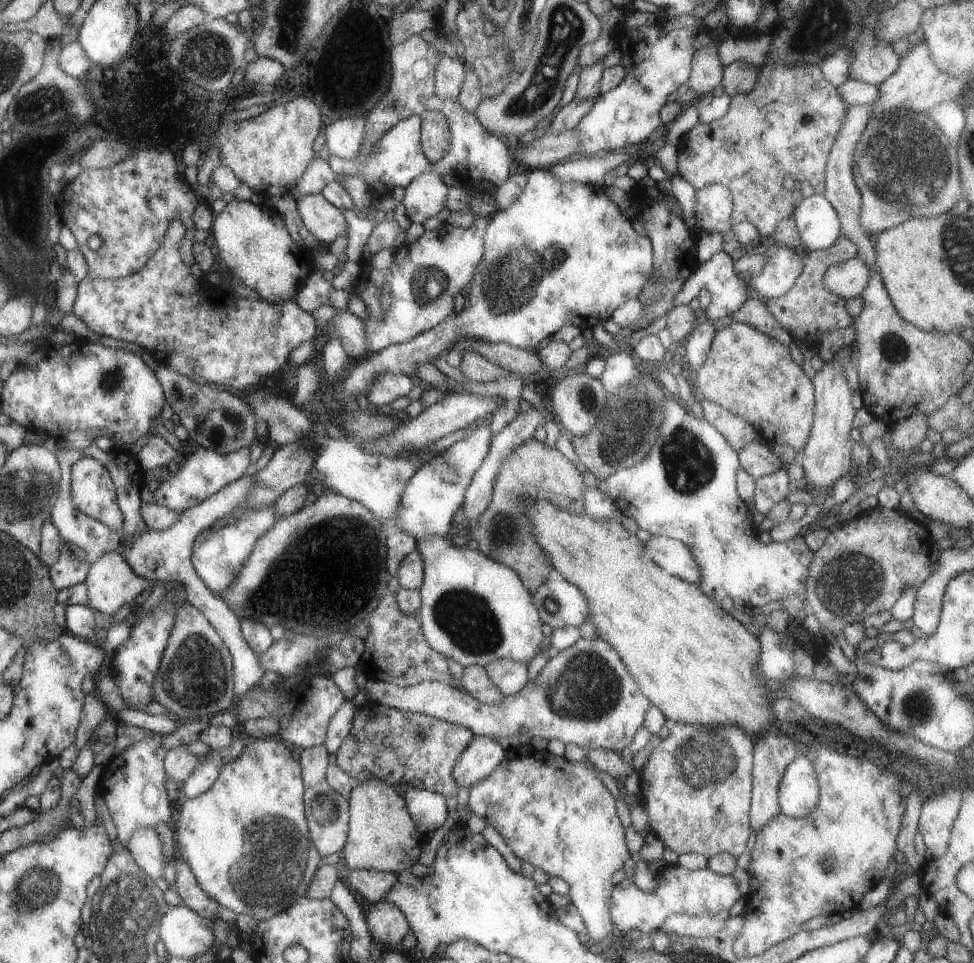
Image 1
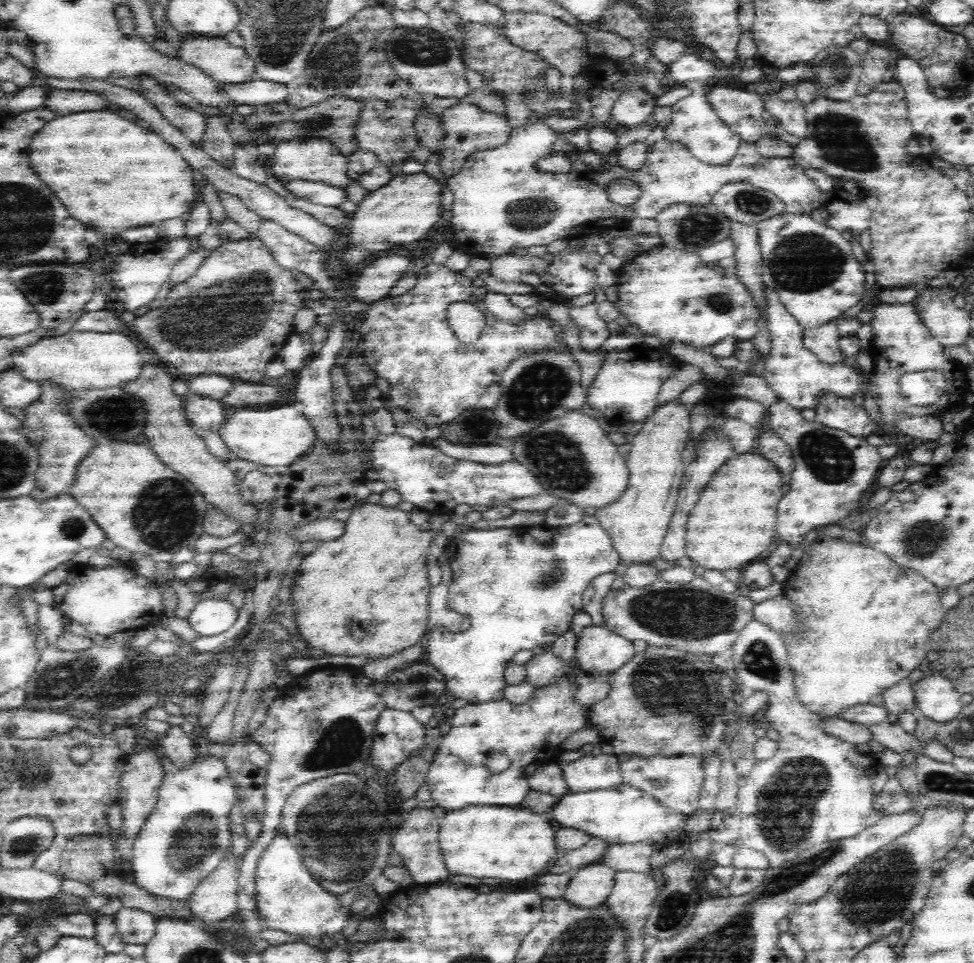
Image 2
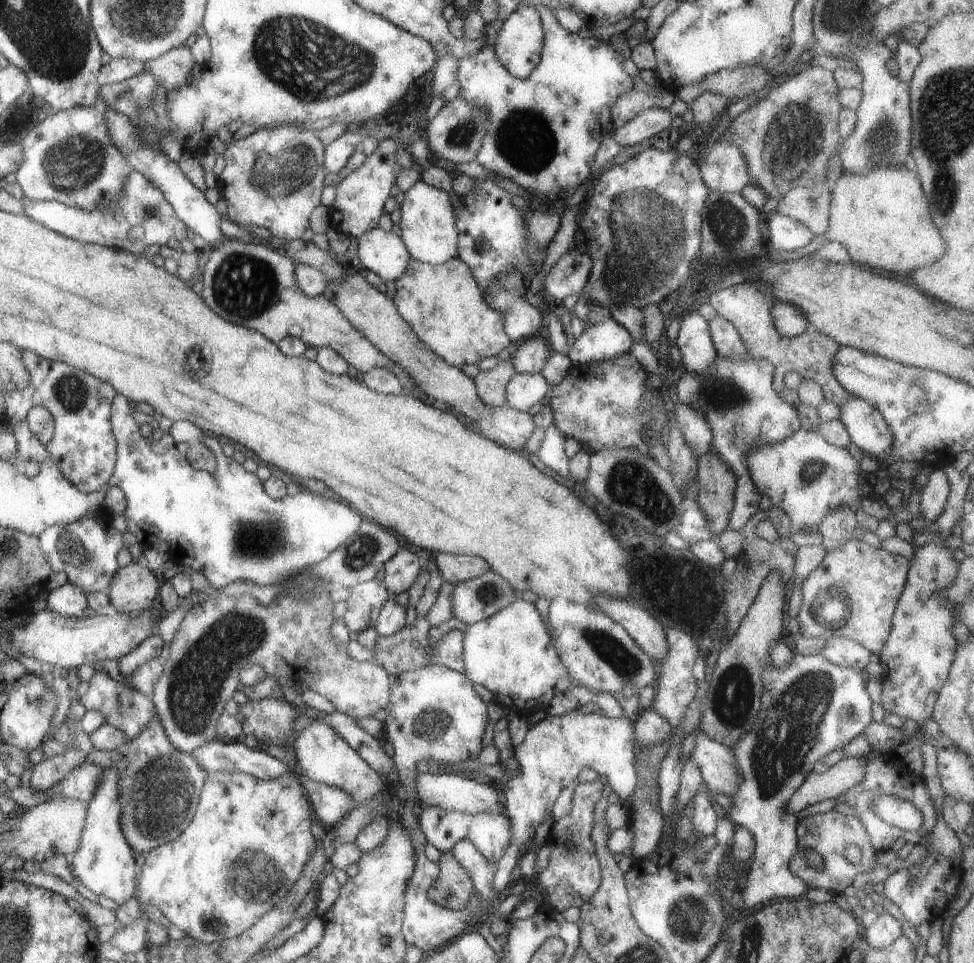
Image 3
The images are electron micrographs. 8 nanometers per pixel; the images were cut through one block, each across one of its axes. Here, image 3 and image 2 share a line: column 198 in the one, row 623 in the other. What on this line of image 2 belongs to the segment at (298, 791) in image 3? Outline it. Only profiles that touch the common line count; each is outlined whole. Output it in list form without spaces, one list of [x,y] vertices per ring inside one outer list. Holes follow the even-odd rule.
[[[819,537],[811,550],[804,551],[801,555],[798,565],[791,570],[790,576],[782,584],[782,588],[782,593],[790,599],[790,605],[794,611],[794,630],[782,636],[784,649],[786,649],[790,669],[793,673],[794,691],[796,691],[798,702],[802,703],[806,710],[818,715],[821,721],[838,719],[839,714],[846,709],[880,702],[880,696],[883,692],[896,684],[900,684],[902,680],[908,679],[910,674],[913,674],[926,658],[930,650],[930,635],[938,630],[946,610],[942,606],[938,589],[918,572],[899,567],[890,560],[890,557],[872,549],[863,541],[856,543],[852,540],[840,539],[840,537]]]

